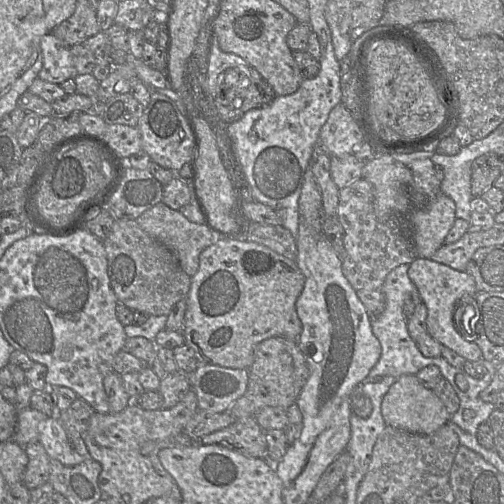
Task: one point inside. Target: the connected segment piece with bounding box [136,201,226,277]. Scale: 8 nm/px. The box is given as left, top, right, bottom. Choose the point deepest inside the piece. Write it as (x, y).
(186, 240)

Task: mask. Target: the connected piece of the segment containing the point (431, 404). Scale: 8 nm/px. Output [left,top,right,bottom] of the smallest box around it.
[381,375,450,435]

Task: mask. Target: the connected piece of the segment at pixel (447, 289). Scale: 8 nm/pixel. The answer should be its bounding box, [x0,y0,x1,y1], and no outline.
[408,258,483,361]

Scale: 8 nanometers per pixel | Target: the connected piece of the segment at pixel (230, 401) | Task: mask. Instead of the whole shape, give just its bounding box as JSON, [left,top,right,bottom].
[189,364,249,413]

